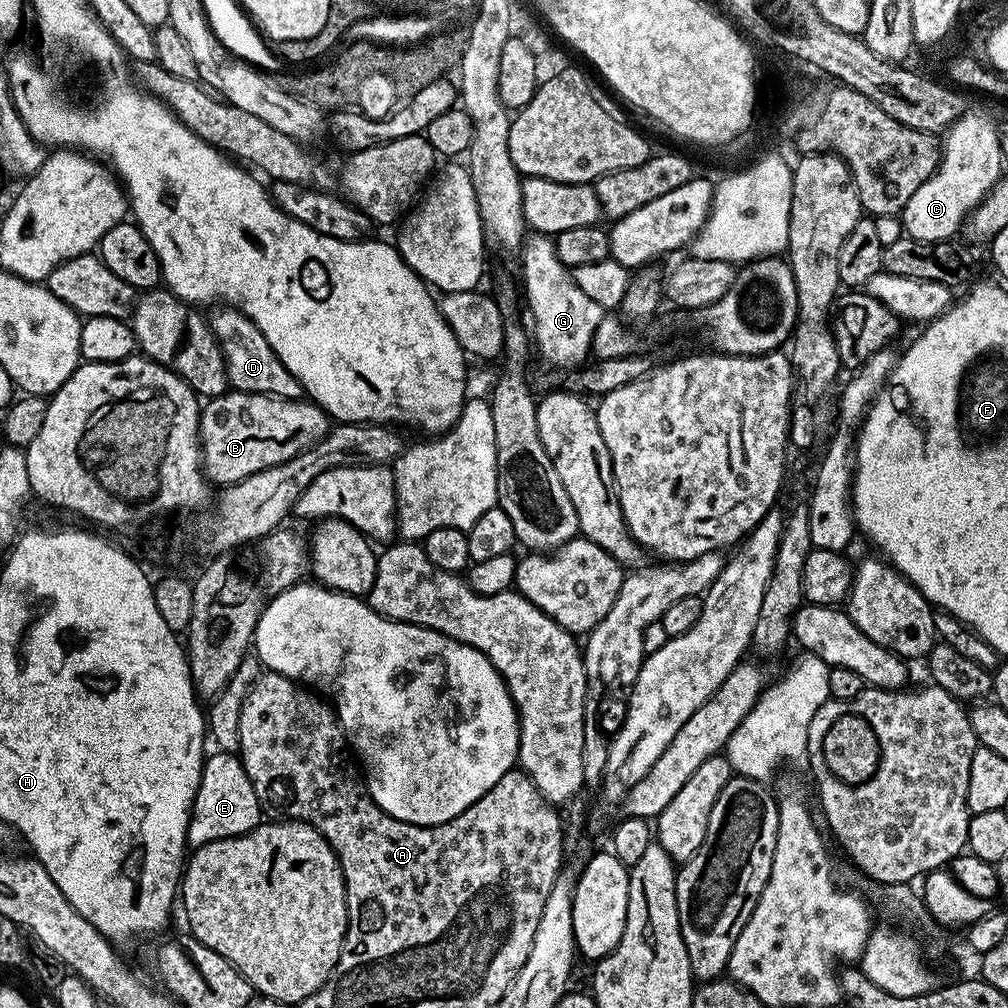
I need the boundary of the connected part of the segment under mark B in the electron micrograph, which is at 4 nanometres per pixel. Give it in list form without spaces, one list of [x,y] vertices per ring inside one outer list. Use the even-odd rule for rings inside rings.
[[[223,392],[220,396],[211,397],[200,410],[200,458],[205,477],[216,486],[250,478],[250,474],[258,474],[258,470],[266,470],[294,458],[302,450],[322,439],[328,433],[329,427],[328,413],[304,398],[287,400],[257,392]]]

